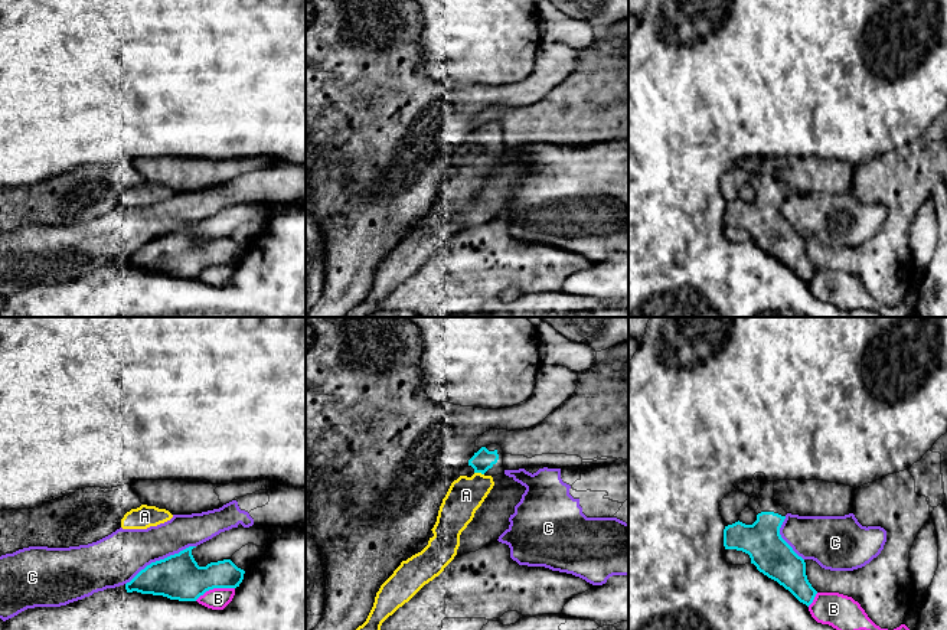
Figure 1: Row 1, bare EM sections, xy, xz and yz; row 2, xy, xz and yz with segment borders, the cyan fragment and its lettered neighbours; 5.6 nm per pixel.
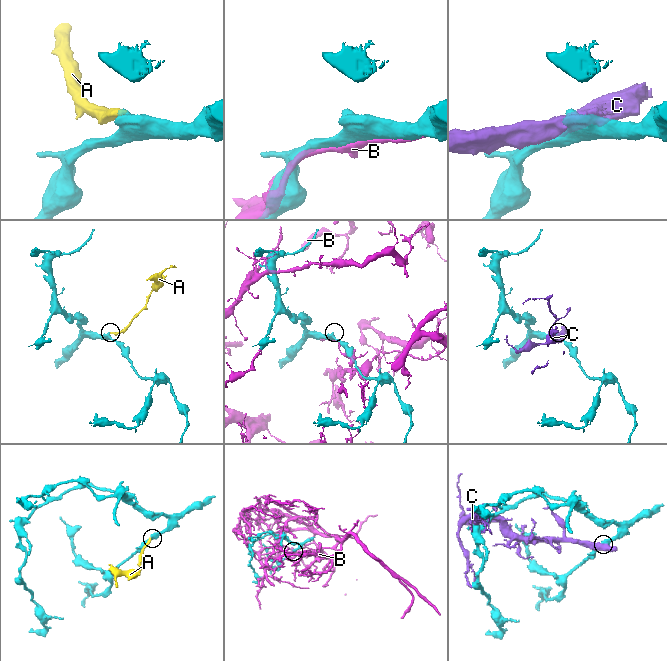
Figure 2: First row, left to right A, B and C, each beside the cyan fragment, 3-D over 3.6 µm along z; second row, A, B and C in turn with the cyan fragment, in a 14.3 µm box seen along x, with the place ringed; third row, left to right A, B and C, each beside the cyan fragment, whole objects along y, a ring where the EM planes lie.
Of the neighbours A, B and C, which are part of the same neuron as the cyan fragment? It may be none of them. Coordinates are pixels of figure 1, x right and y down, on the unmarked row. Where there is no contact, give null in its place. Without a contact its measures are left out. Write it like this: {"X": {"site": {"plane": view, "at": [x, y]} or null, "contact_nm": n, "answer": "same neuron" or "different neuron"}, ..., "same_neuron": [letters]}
{"A": {"site": {"plane": "xz", "at": [479, 149]}, "contact_nm": 60, "answer": "same neuron"}, "B": {"site": {"plane": "xy", "at": [214, 264]}, "contact_nm": 240, "answer": "different neuron"}, "C": {"site": {"plane": "xy", "at": [160, 237]}, "contact_nm": 440, "answer": "different neuron"}, "same_neuron": ["A"]}

